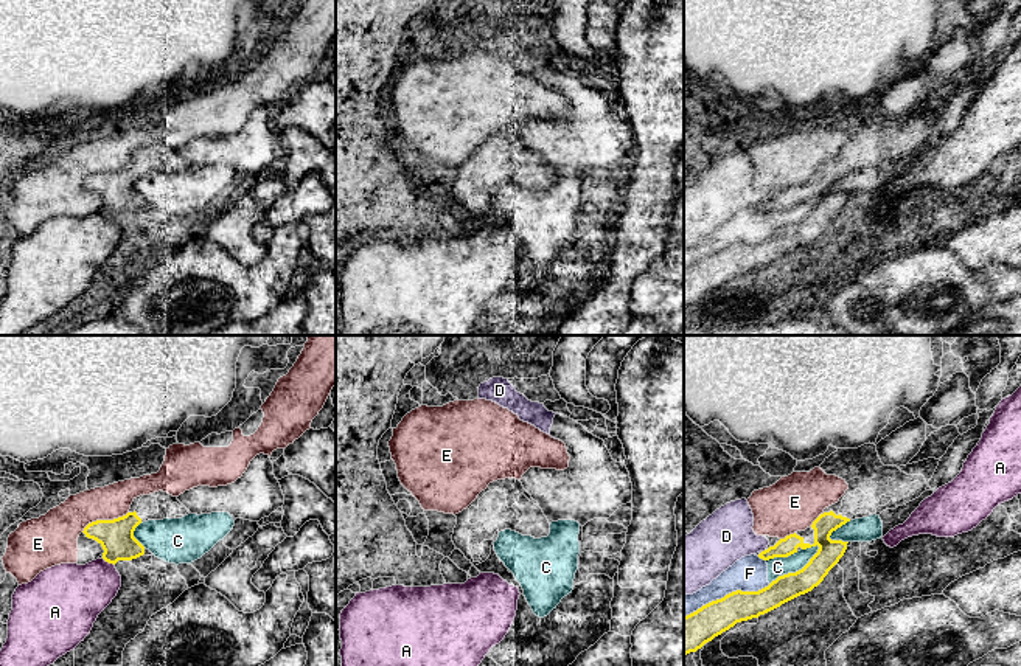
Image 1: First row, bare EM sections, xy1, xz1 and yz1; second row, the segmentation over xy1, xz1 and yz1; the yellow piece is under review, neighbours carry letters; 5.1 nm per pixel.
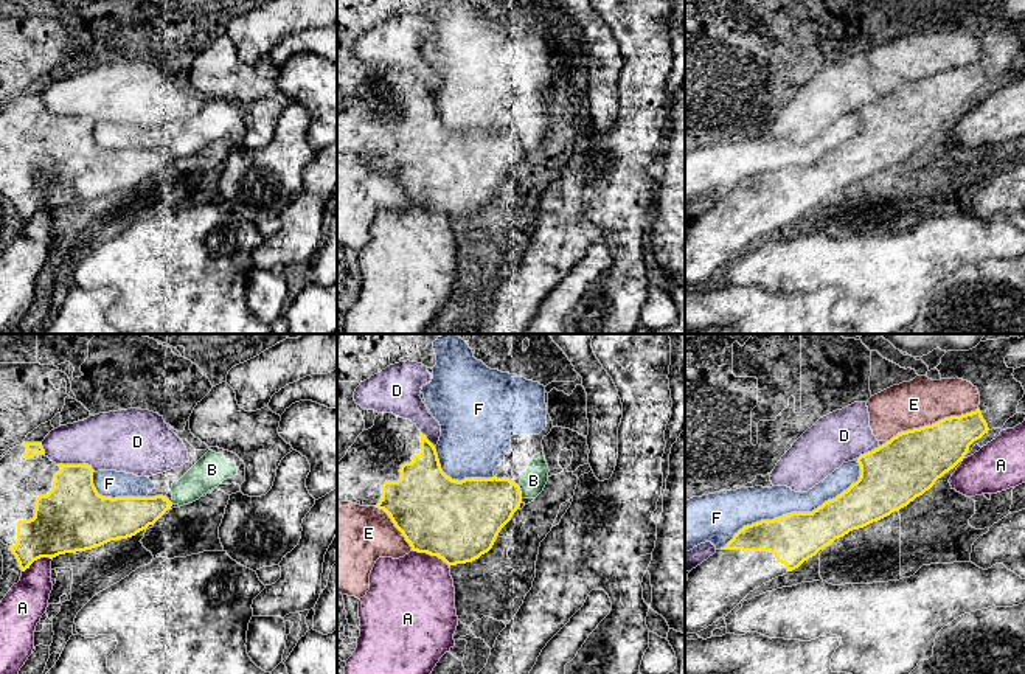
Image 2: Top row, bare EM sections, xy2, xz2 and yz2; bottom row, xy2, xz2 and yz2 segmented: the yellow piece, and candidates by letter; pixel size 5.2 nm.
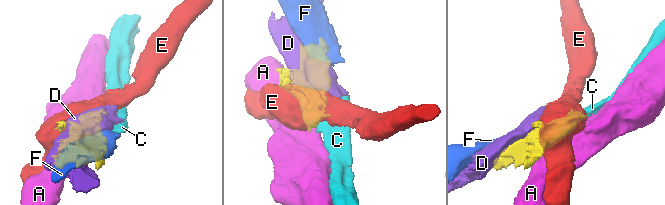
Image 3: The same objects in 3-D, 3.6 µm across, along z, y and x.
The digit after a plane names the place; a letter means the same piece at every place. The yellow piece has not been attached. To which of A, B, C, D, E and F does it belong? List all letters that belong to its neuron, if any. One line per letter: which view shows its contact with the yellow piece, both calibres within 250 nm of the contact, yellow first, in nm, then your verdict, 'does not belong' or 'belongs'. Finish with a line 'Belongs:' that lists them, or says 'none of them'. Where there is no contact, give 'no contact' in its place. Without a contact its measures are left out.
A: meets yellow in xz2; 420 nm thick on the yellow side, 440 nm on the other; does not belong
B: meets yellow in xz2; 320 nm thick on the yellow side, 140 nm on the other; does not belong
C: meets yellow in yz1; 140 nm thick on the yellow side, 100 nm on the other; does not belong
D: meets yellow in xy2; 320 nm thick on the yellow side, 300 nm on the other; does not belong
E: meets yellow in xy1; 180 nm thick on the yellow side, 220 nm on the other; does not belong
F: meets yellow in yz2; 260 nm thick on the yellow side, 190 nm on the other; does not belong
Belongs: none of them

